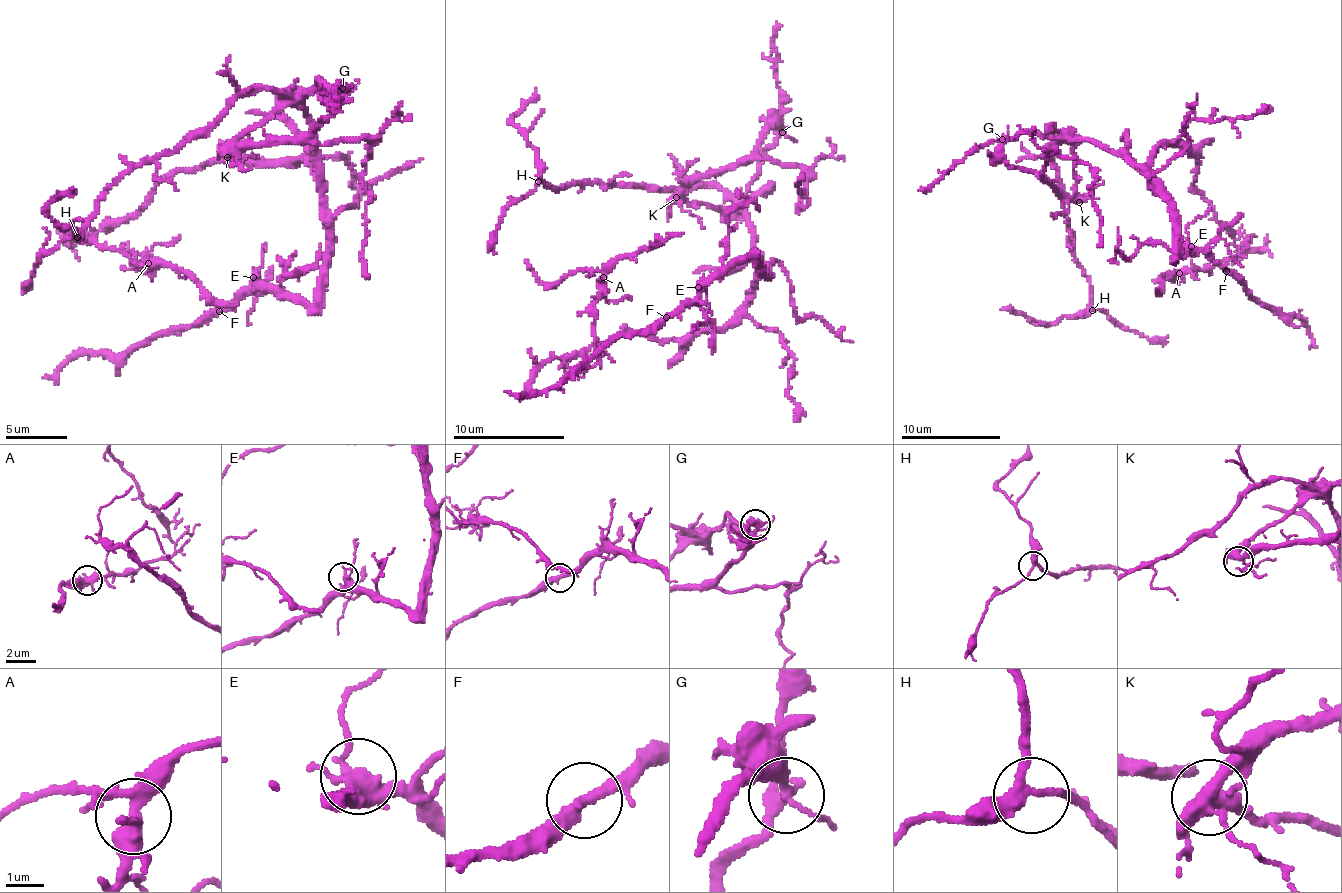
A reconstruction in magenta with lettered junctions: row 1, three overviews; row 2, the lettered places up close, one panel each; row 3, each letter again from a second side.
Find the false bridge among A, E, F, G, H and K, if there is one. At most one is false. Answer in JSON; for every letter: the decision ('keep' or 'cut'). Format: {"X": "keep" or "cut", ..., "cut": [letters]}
{"A": "keep", "E": "keep", "F": "keep", "G": "cut", "H": "keep", "K": "keep", "cut": ["G"]}

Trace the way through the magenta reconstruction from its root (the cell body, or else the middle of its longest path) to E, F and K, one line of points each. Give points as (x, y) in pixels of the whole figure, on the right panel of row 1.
E: (1155, 157), (1150, 164), (1153, 188), (1170, 202), (1175, 260), (1183, 257), (1191, 246)
F: (1155, 157), (1150, 164), (1153, 188), (1170, 202), (1175, 260), (1201, 251), (1226, 271)
K: (1155, 157), (1143, 164), (1133, 164), (1098, 145), (1073, 140), (1071, 151), (1079, 202)

